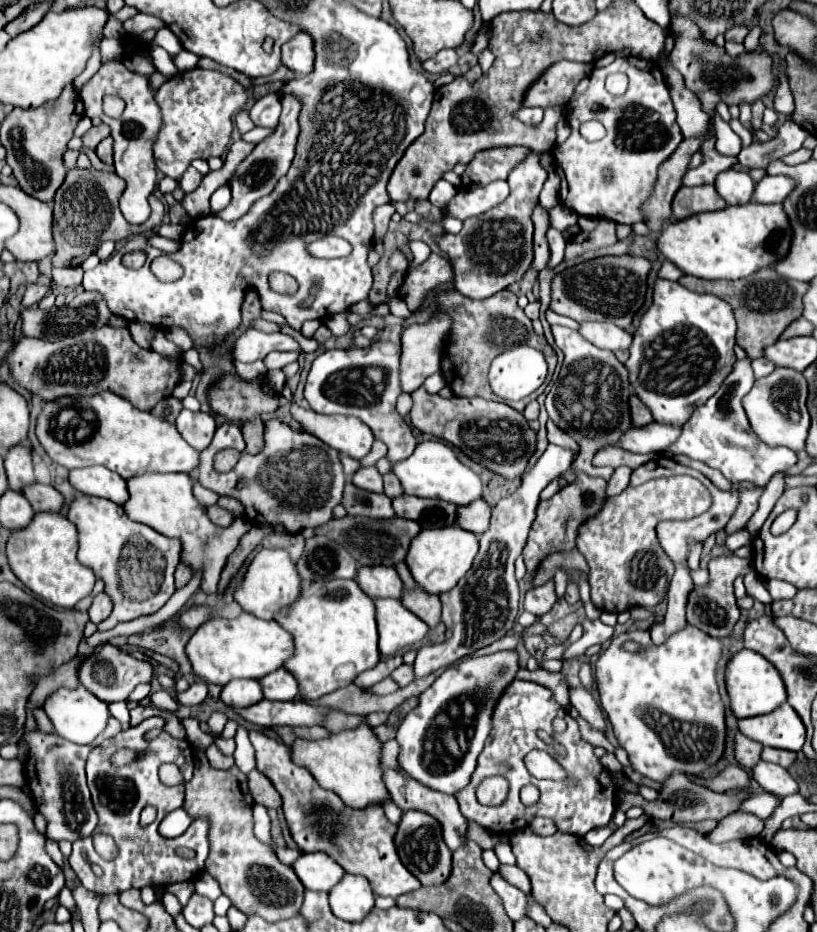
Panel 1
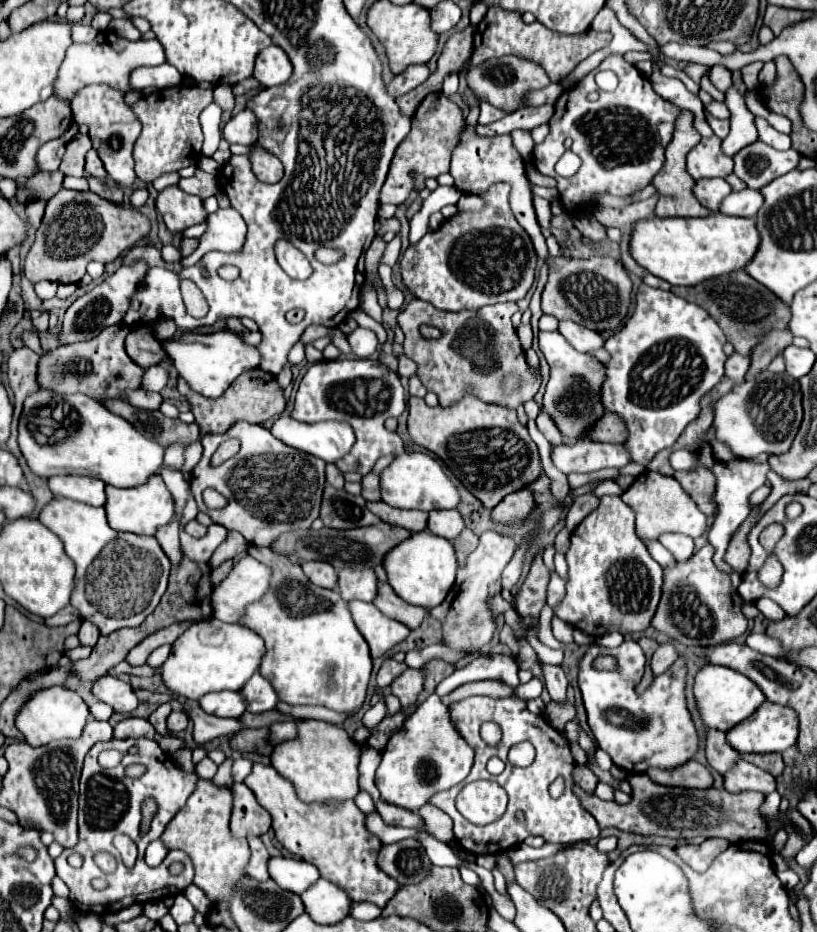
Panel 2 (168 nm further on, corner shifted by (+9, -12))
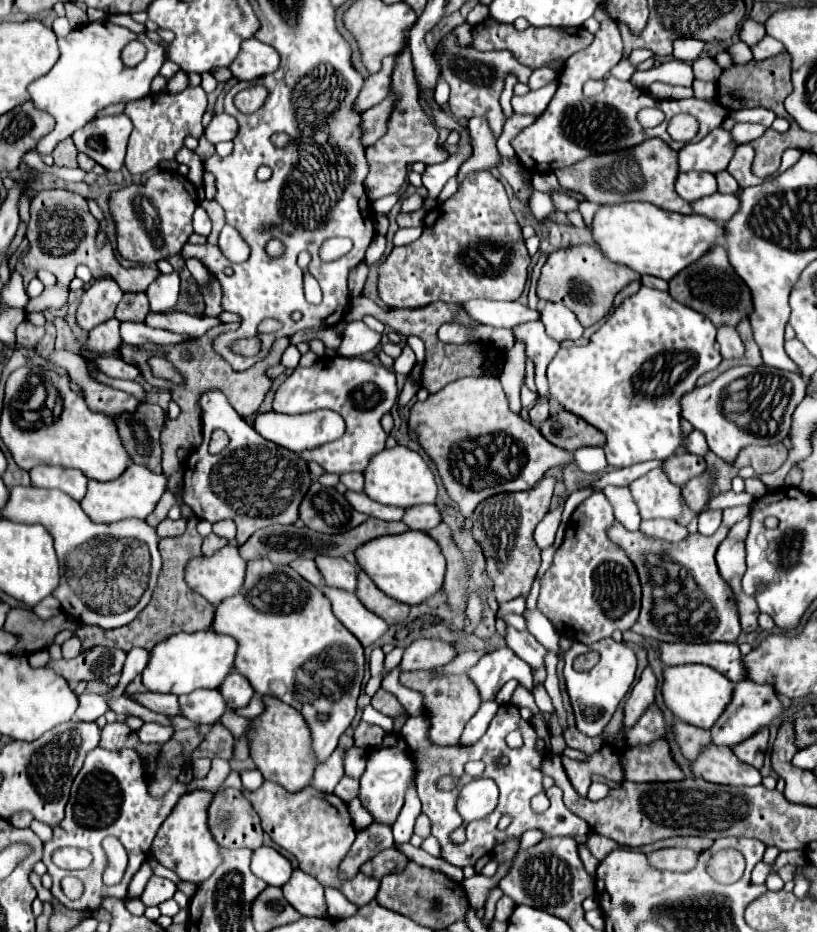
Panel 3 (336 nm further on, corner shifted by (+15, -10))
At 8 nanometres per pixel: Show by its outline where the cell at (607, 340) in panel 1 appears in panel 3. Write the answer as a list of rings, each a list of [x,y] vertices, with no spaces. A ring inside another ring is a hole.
[[[546,302],[544,310],[540,312],[540,320],[546,326],[546,334],[558,342],[562,340],[578,340],[584,332],[582,324],[576,316],[562,304]]]

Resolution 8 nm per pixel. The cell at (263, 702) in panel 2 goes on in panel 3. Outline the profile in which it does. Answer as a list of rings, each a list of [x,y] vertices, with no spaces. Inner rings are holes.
[[[230,672],[218,686],[218,692],[222,694],[228,708],[244,708],[254,696],[252,686],[238,672]]]

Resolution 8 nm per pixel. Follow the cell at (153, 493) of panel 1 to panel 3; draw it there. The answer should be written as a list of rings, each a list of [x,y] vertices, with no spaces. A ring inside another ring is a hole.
[[[126,468],[126,472],[122,472],[116,480],[108,480],[108,482],[96,482],[96,480],[88,480],[88,492],[86,496],[80,500],[82,510],[88,514],[88,518],[92,522],[118,522],[124,518],[146,518],[156,502],[160,500],[160,496],[164,494],[166,486],[146,486],[146,470],[130,470]]]

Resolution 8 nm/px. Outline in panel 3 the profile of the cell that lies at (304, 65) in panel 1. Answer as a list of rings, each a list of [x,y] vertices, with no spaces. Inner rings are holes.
[[[248,38],[242,42],[240,52],[228,66],[228,70],[238,80],[256,80],[260,76],[274,72],[278,64],[280,64],[278,52],[272,46],[262,44],[256,38]]]

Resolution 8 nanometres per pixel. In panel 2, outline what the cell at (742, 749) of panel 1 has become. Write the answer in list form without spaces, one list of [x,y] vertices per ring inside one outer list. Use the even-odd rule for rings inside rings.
[[[708,730],[708,740],[706,740],[706,758],[708,764],[720,772],[726,774],[736,766],[738,760],[742,760],[742,754],[736,752],[728,742],[726,734],[720,730]]]

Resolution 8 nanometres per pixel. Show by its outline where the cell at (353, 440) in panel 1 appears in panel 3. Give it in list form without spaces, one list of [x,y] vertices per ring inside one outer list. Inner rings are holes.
[[[314,410],[314,412],[306,412],[306,414],[278,414],[278,412],[260,412],[256,418],[254,418],[254,430],[274,442],[274,444],[280,444],[282,448],[288,448],[296,454],[300,454],[302,450],[308,450],[308,448],[316,448],[320,444],[326,444],[326,442],[332,442],[332,440],[338,440],[342,434],[344,434],[344,420],[340,414],[332,412],[332,410]]]

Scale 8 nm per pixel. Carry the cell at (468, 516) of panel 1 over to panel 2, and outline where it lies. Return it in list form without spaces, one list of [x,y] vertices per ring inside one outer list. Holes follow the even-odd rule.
[[[432,510],[430,512],[430,522],[428,522],[428,532],[442,536],[446,540],[454,540],[460,536],[464,530],[464,518],[458,510]]]

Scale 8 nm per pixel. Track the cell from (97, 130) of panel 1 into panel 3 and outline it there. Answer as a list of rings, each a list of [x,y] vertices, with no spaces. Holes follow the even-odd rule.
[[[66,138],[66,140],[62,140],[62,142],[54,148],[52,158],[54,158],[54,164],[58,164],[58,166],[78,168],[78,164],[76,164],[76,154],[78,154],[78,150],[76,150],[72,138]]]

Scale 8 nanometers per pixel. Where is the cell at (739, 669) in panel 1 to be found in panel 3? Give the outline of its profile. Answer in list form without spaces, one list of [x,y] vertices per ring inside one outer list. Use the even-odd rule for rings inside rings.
[[[684,664],[684,666],[668,666],[662,672],[662,698],[666,708],[674,714],[676,720],[688,722],[698,728],[712,728],[712,724],[718,720],[720,712],[724,712],[730,696],[732,696],[732,682],[716,672],[714,668],[708,668],[704,664]]]

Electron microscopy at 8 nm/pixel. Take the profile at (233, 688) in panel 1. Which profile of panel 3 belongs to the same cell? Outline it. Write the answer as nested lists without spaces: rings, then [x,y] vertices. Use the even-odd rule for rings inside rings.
[[[196,690],[188,696],[180,696],[180,716],[196,724],[214,724],[226,712],[224,698],[218,690]]]

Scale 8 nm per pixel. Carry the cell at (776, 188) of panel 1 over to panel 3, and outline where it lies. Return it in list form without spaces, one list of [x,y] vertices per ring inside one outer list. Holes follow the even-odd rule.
[[[712,194],[712,196],[704,196],[700,200],[692,202],[692,210],[700,216],[708,216],[710,220],[716,222],[726,222],[730,220],[732,214],[736,214],[738,210],[738,198],[734,194]]]

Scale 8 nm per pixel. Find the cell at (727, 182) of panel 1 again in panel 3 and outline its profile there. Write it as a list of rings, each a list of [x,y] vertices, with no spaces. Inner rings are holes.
[[[680,172],[676,178],[676,192],[686,200],[698,200],[716,192],[716,178],[710,172]]]

